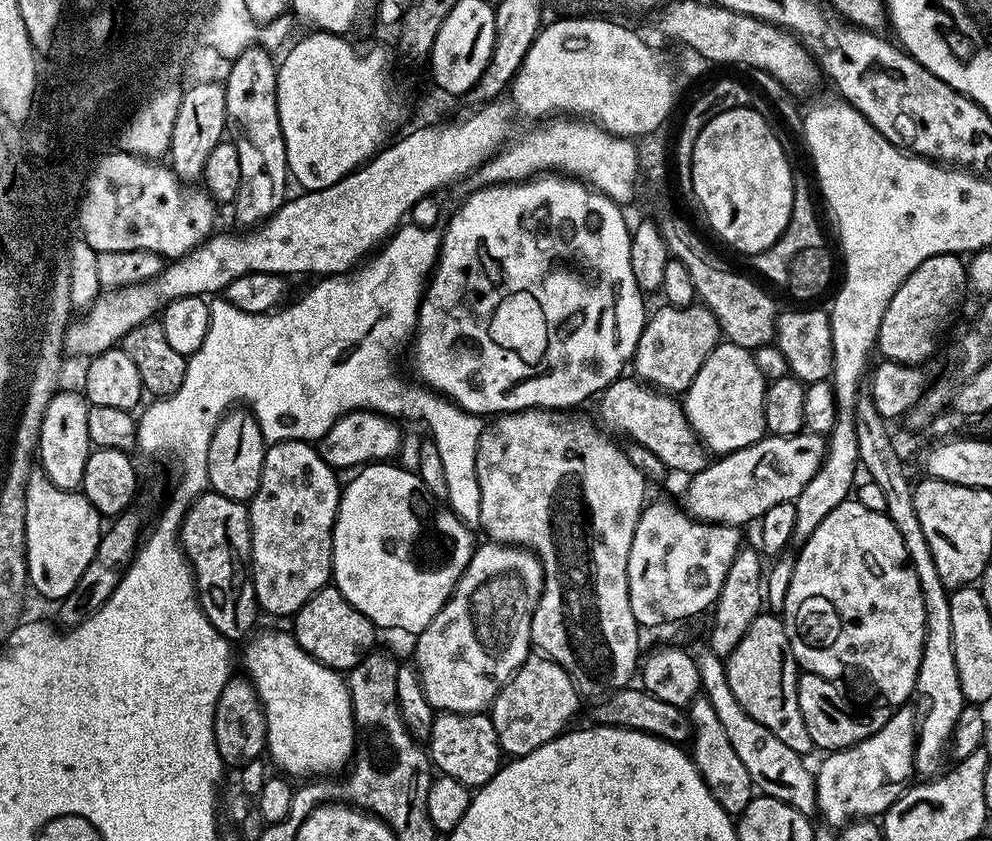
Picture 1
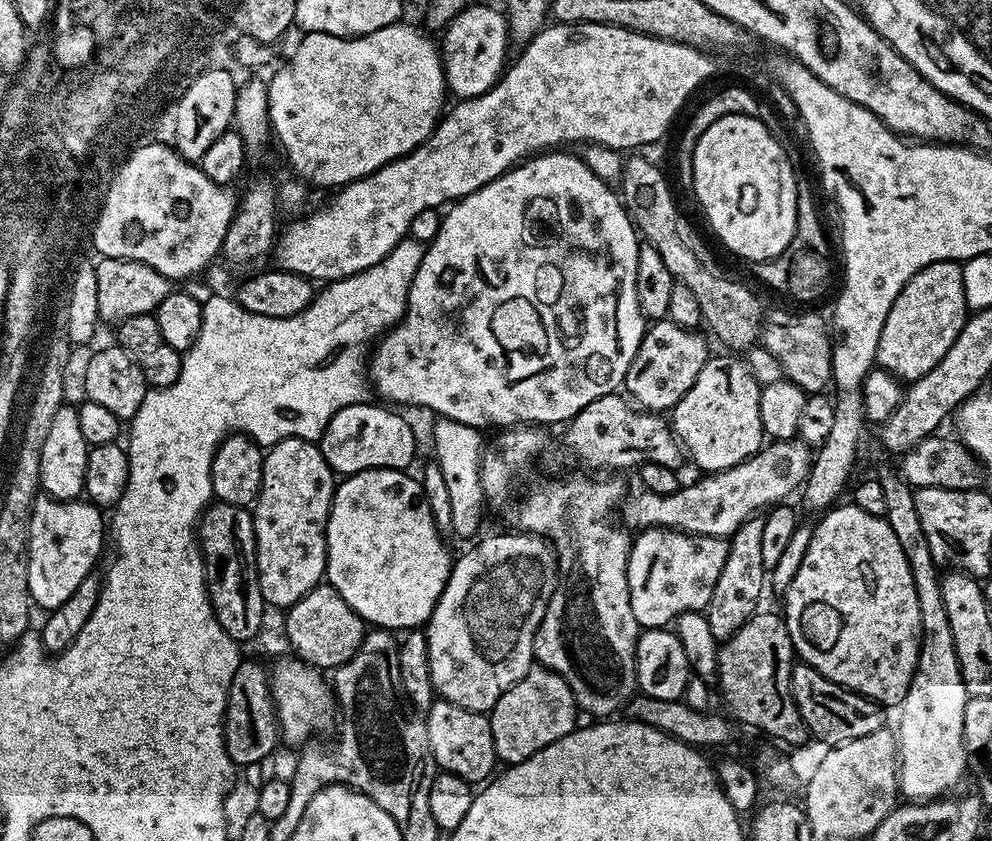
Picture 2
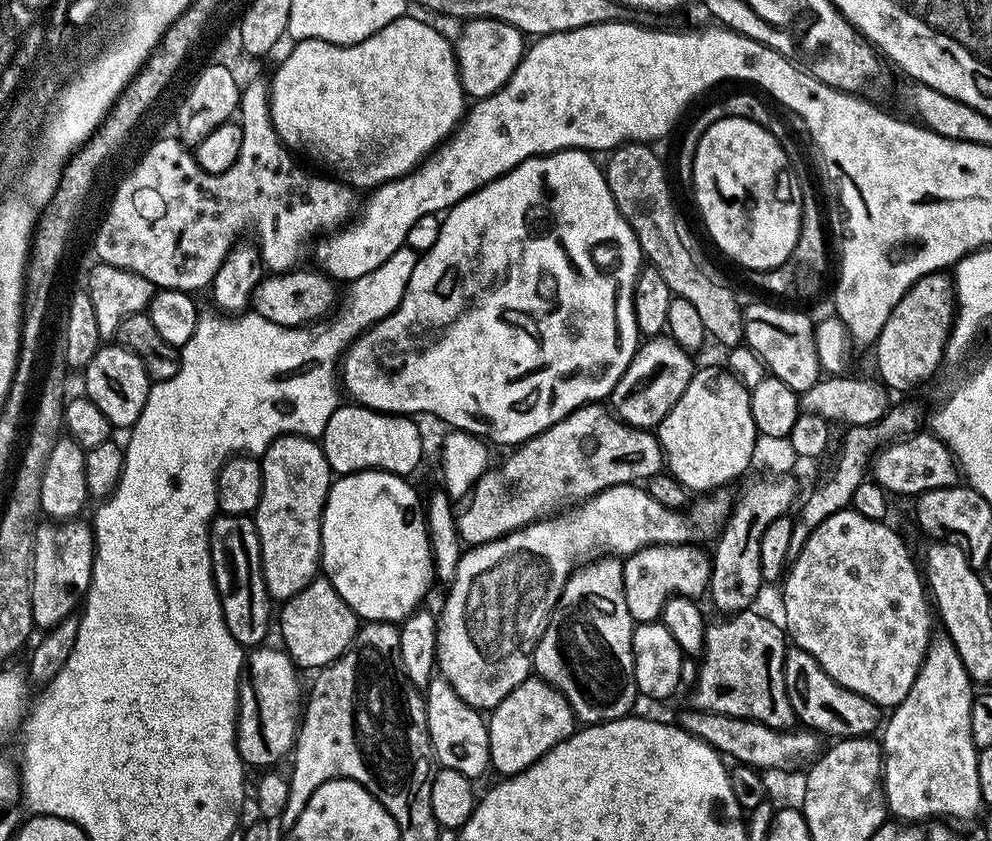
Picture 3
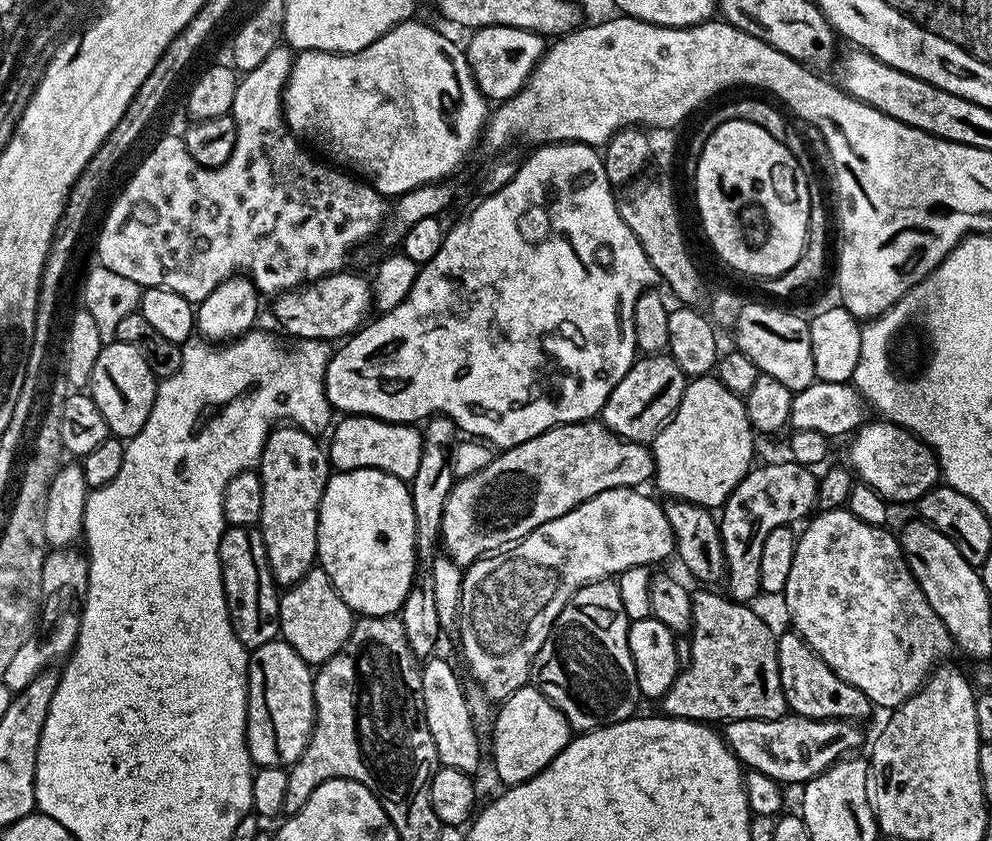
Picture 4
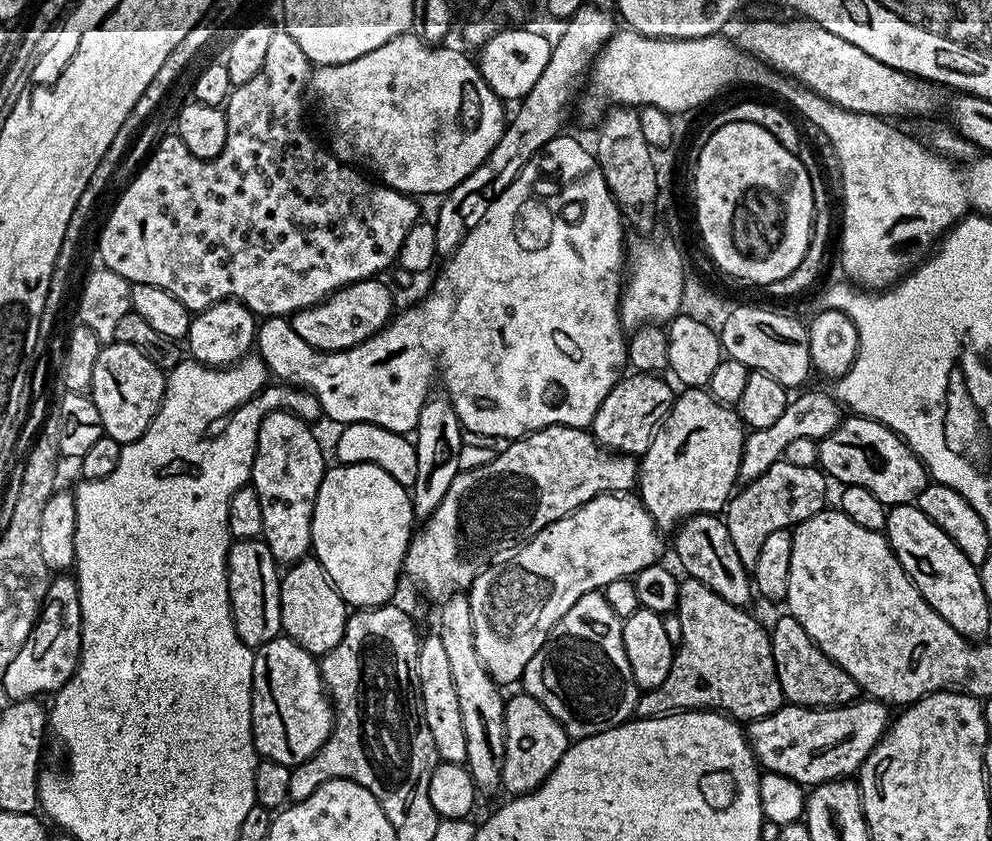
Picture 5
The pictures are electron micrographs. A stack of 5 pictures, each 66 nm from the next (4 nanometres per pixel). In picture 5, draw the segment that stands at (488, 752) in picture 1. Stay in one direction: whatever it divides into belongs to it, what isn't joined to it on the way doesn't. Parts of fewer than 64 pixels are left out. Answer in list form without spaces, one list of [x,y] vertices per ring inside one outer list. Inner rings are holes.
[[[438,634],[424,636],[420,642],[420,655],[416,658],[416,677],[420,683],[420,700],[424,704],[426,726],[430,726],[430,735],[434,738],[437,757],[446,764],[464,764],[466,756],[466,729],[462,726],[462,710],[458,710],[458,690],[454,690],[454,674],[450,674],[450,662],[446,658],[446,649]]]

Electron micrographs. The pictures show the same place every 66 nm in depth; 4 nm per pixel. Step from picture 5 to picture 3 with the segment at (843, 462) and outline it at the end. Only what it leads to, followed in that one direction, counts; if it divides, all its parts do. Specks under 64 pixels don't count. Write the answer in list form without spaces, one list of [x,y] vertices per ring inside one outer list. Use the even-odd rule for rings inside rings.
[[[917,430],[903,440],[884,445],[871,461],[870,476],[893,497],[915,498],[930,490],[954,488],[958,484],[958,469],[951,450],[928,430]]]

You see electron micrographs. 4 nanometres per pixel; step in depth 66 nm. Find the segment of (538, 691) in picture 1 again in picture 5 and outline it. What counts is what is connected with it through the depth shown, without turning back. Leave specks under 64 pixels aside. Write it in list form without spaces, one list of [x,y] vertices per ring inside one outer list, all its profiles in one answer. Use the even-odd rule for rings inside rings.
[[[527,694],[519,695],[509,695],[504,705],[506,750],[500,782],[503,791],[508,791],[512,796],[533,792],[552,773],[554,766],[558,766],[562,754],[568,749],[570,743],[566,730],[554,719],[550,710],[542,706],[542,702]]]

